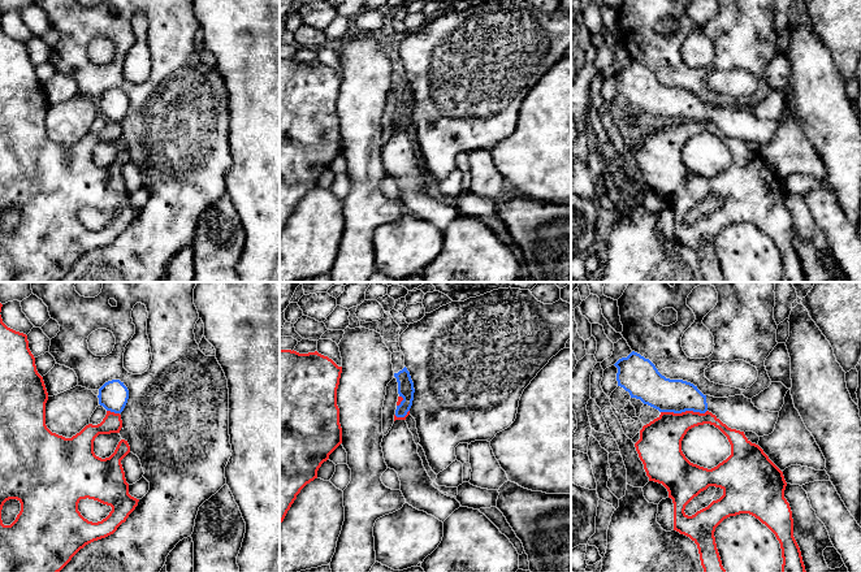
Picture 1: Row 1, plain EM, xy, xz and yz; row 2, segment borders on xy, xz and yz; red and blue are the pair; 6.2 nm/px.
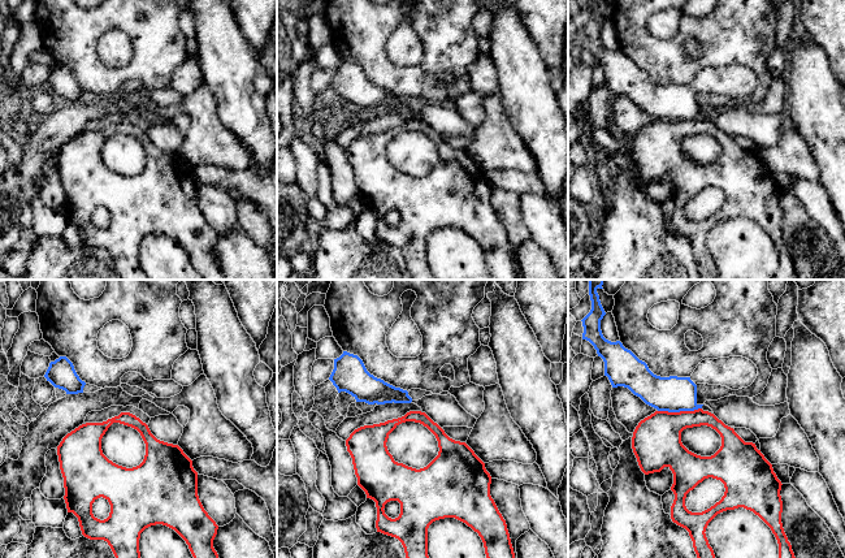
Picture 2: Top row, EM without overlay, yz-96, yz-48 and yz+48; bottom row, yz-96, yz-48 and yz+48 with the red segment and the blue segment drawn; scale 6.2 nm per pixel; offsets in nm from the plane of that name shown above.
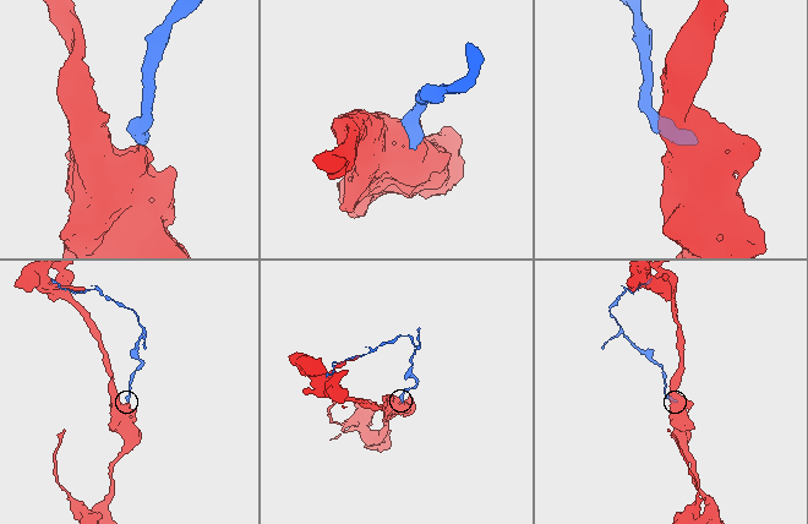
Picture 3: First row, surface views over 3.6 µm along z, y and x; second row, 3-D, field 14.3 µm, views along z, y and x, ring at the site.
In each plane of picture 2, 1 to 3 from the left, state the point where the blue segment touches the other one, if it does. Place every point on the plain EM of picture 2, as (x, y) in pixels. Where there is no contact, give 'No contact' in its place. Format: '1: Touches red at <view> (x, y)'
1: No contact
2: No contact
3: Touches red at yz+48 (680, 120)

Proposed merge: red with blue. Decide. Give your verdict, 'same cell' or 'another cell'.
another cell

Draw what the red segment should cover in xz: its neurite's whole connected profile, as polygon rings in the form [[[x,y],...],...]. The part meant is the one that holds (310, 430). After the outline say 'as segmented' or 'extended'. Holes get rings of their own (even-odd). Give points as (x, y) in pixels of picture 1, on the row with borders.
[[[280,350],[280,525],[300,490],[342,443],[337,389],[342,367],[315,352]]]; as segmented

